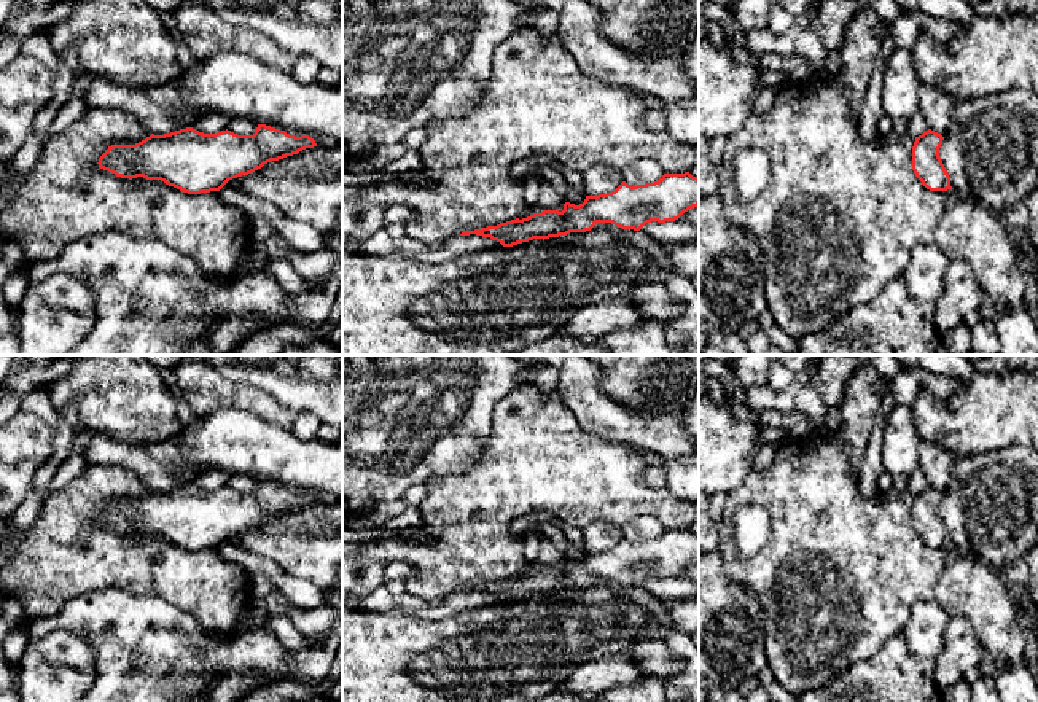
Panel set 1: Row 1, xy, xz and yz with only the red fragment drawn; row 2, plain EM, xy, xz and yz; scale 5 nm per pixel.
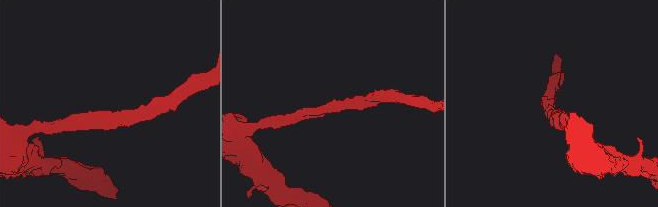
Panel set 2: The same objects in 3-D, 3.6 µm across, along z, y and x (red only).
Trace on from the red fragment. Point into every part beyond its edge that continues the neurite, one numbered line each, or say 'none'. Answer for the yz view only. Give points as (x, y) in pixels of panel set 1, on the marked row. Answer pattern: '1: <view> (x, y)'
none

